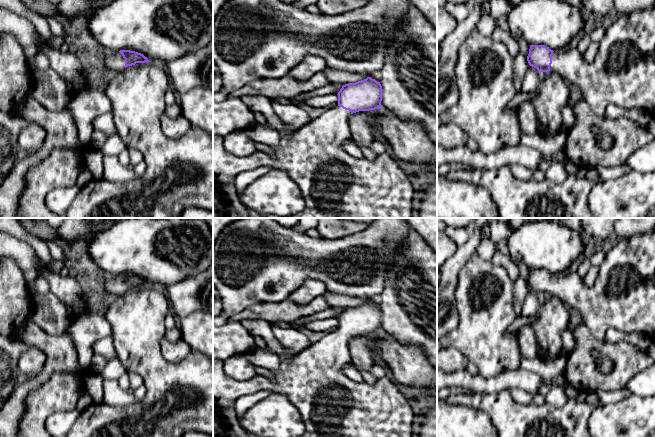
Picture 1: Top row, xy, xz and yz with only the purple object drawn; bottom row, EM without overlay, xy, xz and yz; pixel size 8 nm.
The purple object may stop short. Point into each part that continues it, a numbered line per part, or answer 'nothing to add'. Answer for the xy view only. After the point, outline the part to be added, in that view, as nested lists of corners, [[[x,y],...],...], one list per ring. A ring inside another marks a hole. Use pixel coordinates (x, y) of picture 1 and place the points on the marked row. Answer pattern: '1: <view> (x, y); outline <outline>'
1: xy (113, 61); outline [[[109,51],[103,58],[103,67],[116,73],[125,69],[125,59],[119,51]]]

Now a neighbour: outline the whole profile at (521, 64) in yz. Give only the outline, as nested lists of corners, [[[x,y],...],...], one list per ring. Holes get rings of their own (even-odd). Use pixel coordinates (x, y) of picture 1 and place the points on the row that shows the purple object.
[[[519,53],[514,58],[514,87],[517,91],[520,90],[526,71],[529,67],[527,57]]]

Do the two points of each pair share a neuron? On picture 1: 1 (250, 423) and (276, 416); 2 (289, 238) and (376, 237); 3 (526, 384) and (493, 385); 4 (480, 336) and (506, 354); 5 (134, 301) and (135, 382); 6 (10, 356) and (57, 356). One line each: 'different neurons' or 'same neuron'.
1: same neuron
2: same neuron
3: same neuron
4: same neuron
5: different neurons
6: different neurons

